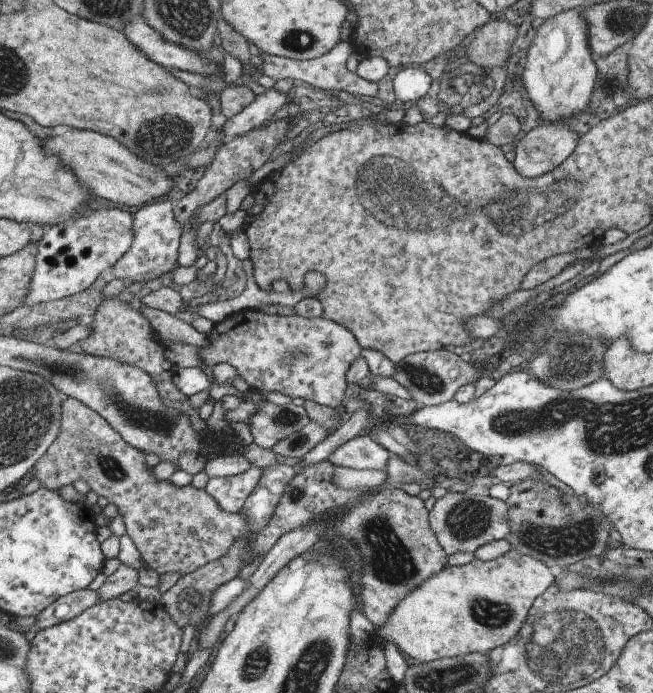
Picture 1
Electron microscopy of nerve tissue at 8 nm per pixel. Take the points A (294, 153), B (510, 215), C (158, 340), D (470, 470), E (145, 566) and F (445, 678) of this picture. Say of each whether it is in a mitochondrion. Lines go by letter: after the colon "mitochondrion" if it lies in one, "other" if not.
A: other
B: mitochondrion
C: other
D: other
E: other
F: mitochondrion

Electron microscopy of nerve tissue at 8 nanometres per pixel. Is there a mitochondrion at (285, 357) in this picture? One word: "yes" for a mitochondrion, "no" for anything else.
yes

